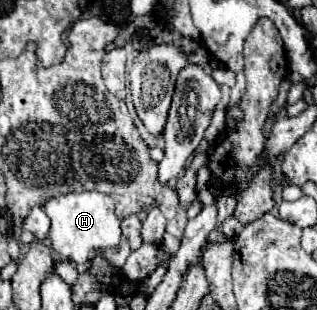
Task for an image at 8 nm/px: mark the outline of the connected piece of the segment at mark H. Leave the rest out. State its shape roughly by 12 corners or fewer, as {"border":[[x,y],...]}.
{"border":[[102,192],[52,198],[50,242],[60,258],[102,256],[122,268],[130,246]]}

